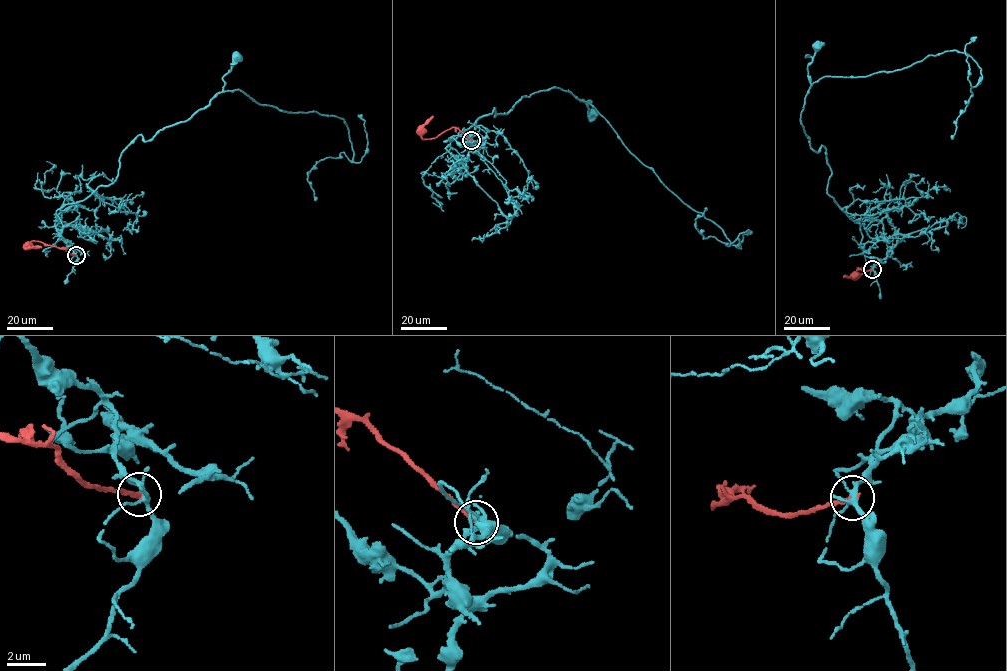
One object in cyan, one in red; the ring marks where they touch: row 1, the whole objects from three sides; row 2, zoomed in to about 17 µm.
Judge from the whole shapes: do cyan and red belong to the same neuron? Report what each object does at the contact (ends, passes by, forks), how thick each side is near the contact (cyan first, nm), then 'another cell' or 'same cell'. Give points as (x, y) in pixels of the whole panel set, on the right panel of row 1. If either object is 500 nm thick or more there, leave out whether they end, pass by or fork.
cyan forks | red ends | 240/280 nm | another cell

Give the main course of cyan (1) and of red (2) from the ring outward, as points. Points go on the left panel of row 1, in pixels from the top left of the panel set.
1: (75, 254), (56, 211), (113, 182), (121, 152), (138, 136), (150, 140), (204, 109), (222, 91), (238, 56)
2: (75, 255), (36, 241), (28, 244)

